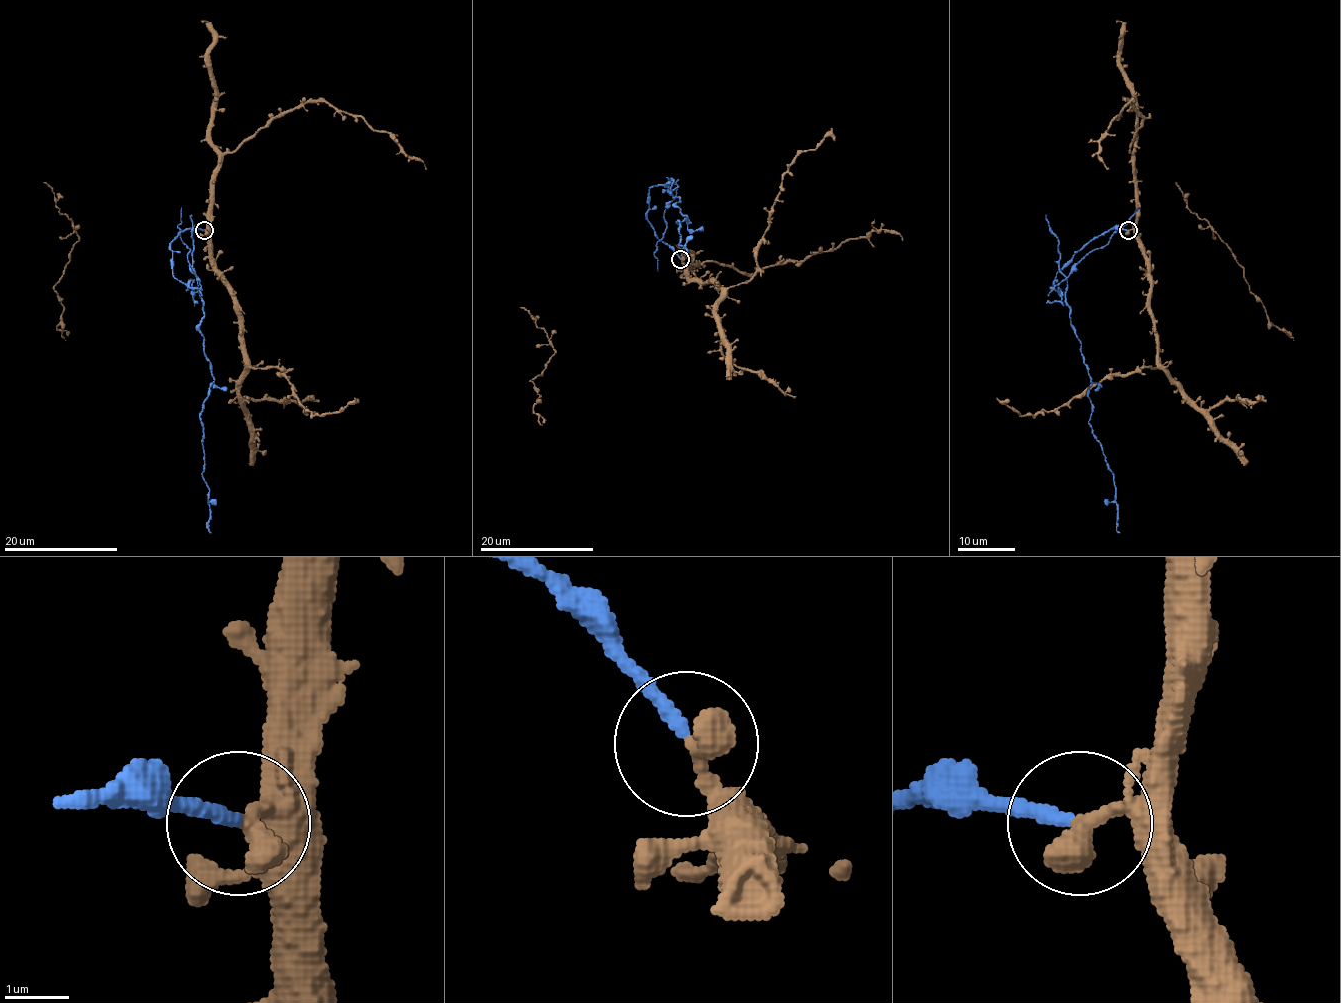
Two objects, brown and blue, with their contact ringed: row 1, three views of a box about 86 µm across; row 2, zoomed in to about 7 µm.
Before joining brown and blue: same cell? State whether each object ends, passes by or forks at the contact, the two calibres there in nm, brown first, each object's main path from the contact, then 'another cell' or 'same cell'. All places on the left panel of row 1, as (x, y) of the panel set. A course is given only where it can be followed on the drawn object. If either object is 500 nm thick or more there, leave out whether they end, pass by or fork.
brown ends there; blue ends there; 480 nm thick on the brown side, 200 nm on the other; brown runs (204, 231), (217, 276), (234, 303), (241, 353), (251, 366), (278, 369), (312, 414), (338, 413), (355, 397); blue runs (204, 231), (184, 229), (170, 243), (173, 275), (200, 282), (200, 333), (214, 380), (201, 424), (211, 532); another cell

